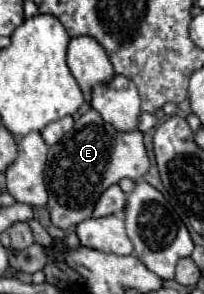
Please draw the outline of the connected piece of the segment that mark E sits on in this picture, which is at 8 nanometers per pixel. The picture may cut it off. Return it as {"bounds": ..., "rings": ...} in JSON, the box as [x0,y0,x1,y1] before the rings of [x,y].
{"bounds":[45,108,149,230],"rings":[[[93,108],[79,116],[73,124],[73,130],[67,132],[57,144],[49,146],[47,166],[45,166],[45,188],[49,194],[47,210],[51,222],[67,230],[81,220],[91,216],[97,196],[111,184],[117,184],[121,178],[139,180],[149,170],[147,150],[143,146],[143,136],[139,130],[119,132],[111,124],[105,124]]]}

